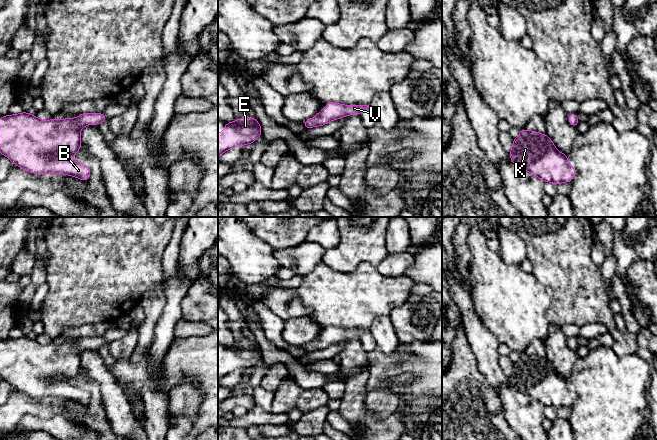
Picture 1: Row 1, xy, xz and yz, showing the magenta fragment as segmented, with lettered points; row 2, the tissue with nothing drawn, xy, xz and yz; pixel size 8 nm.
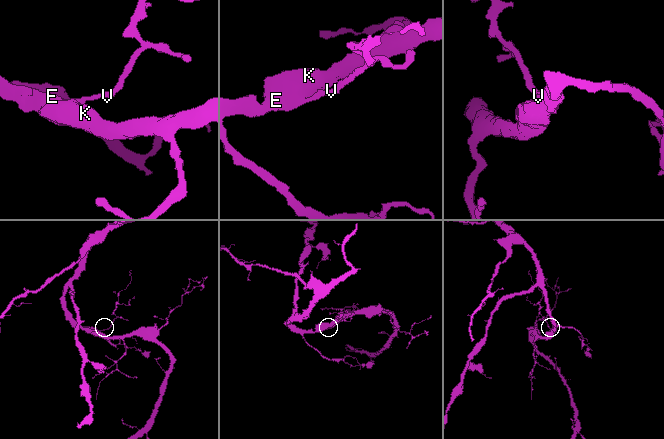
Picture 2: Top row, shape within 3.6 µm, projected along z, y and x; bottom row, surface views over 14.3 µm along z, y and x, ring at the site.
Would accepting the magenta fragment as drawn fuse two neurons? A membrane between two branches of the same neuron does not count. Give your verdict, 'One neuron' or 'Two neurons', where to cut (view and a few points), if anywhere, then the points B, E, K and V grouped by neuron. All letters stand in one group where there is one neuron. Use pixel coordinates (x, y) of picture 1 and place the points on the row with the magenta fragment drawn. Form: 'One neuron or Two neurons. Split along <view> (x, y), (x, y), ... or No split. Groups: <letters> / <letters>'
One neuron. No split. Groups: B E K V

